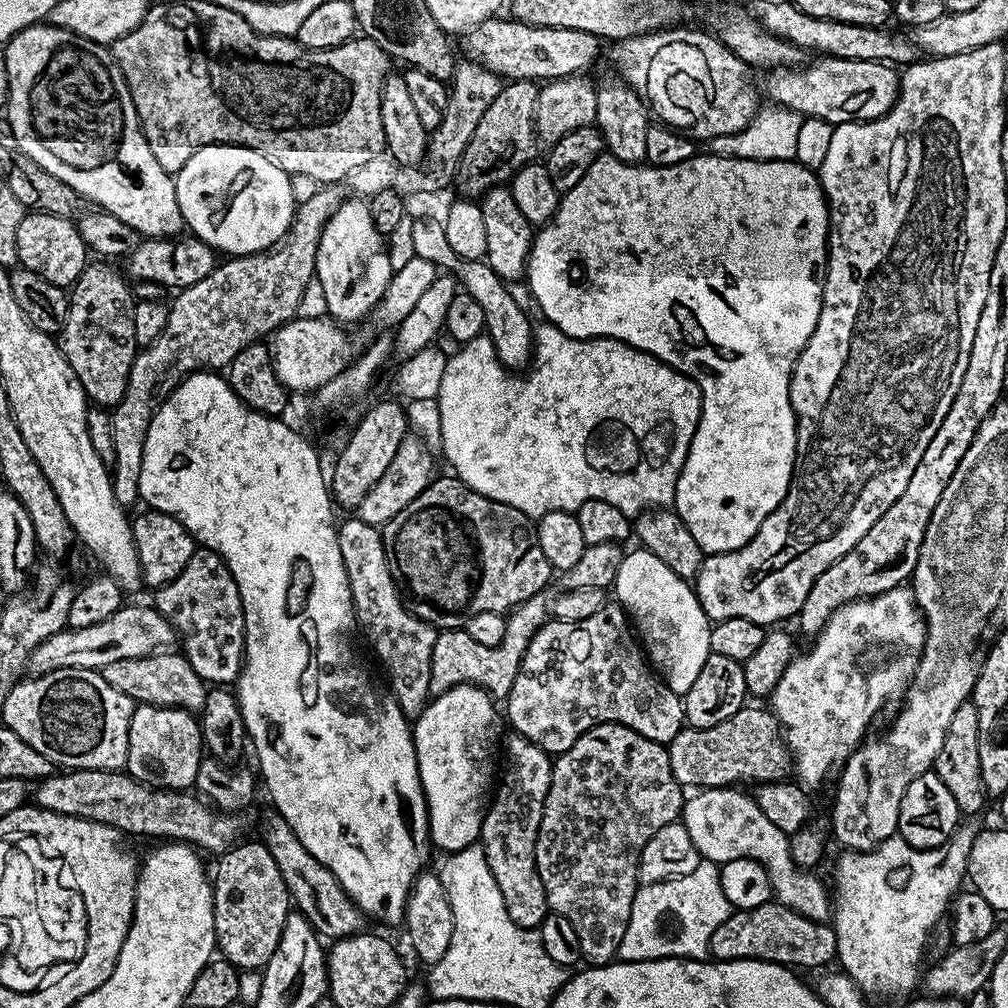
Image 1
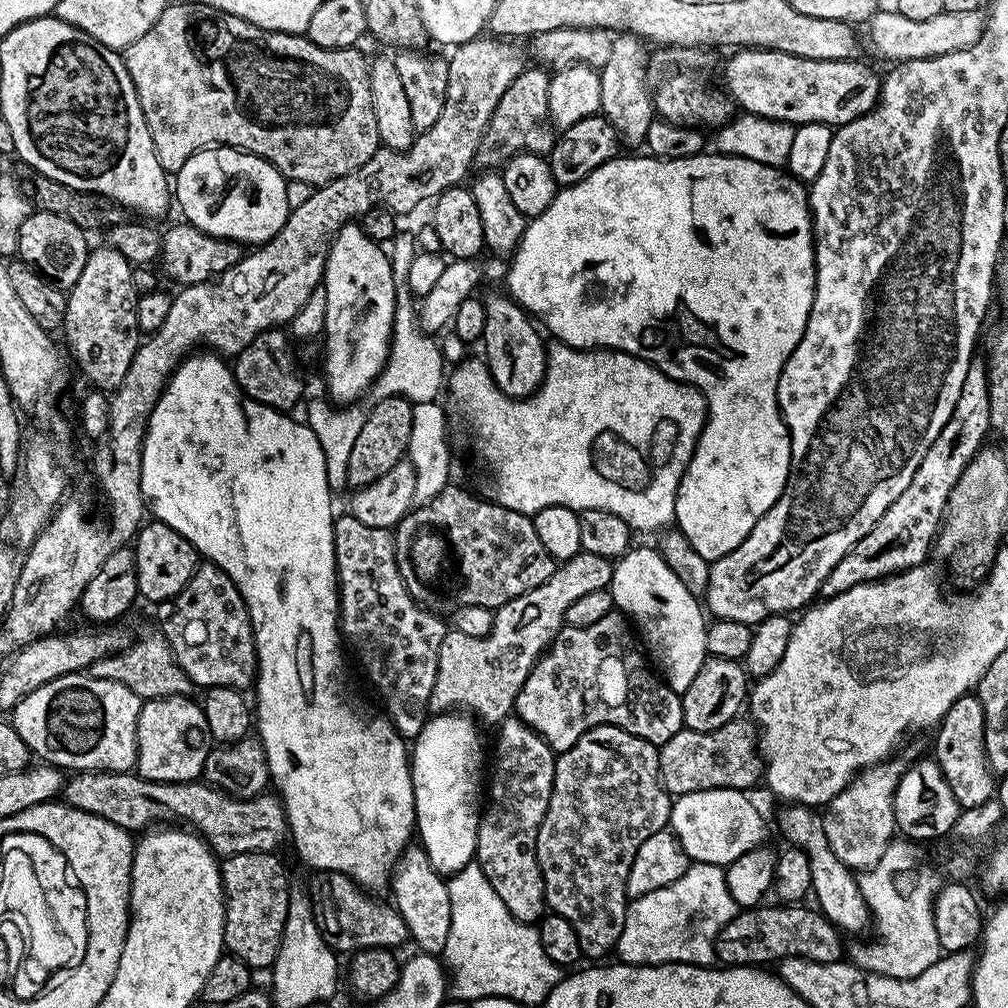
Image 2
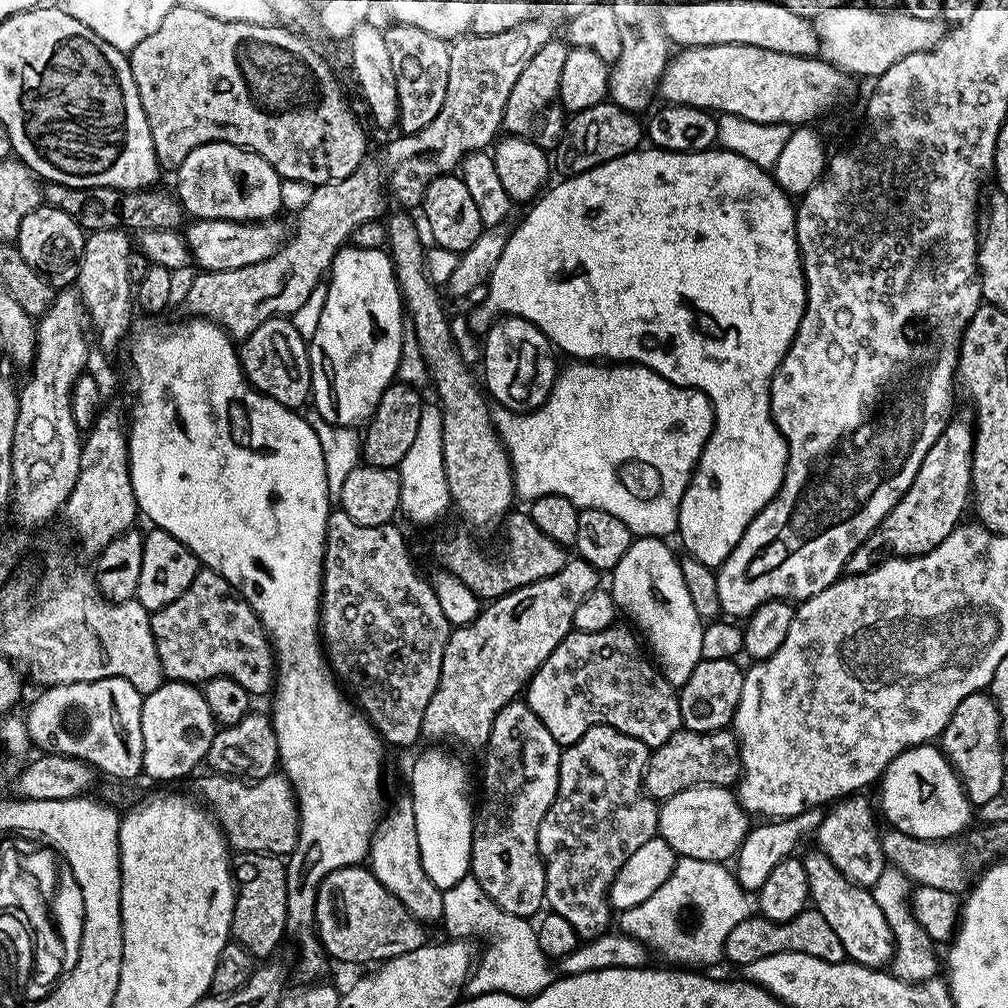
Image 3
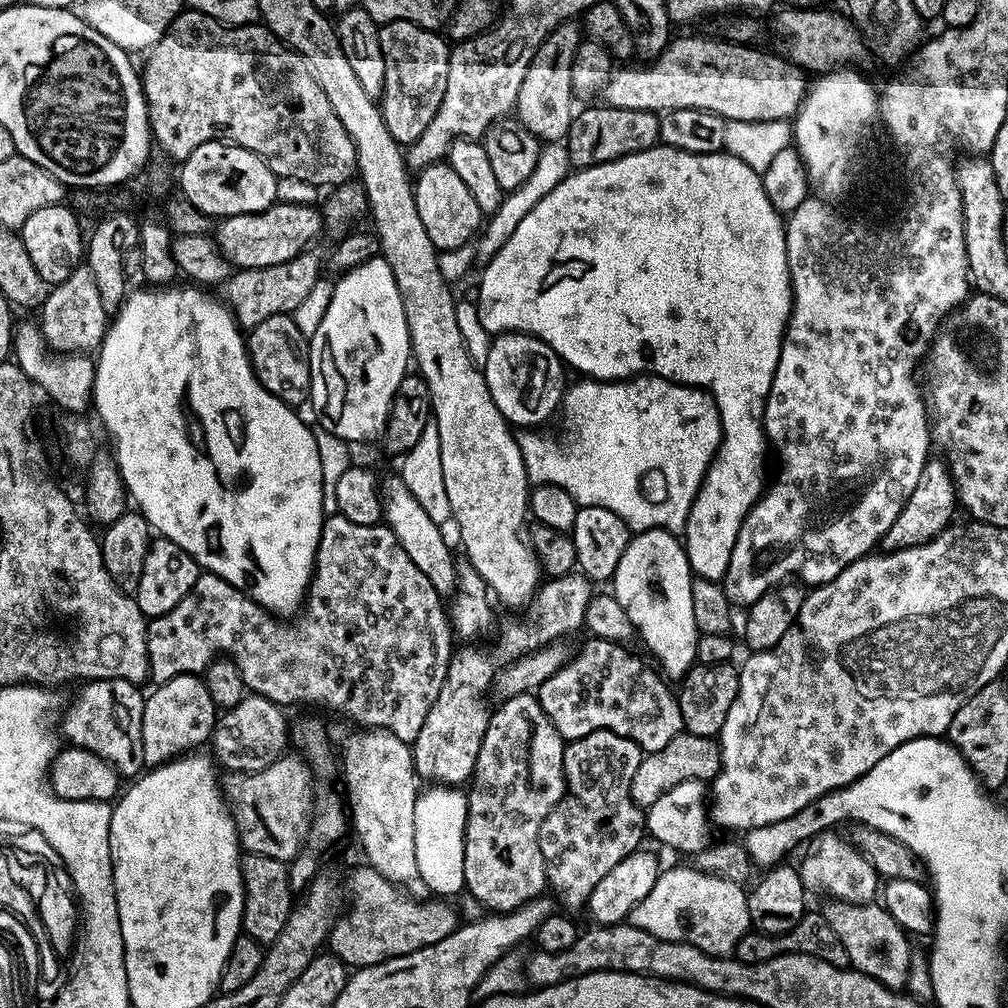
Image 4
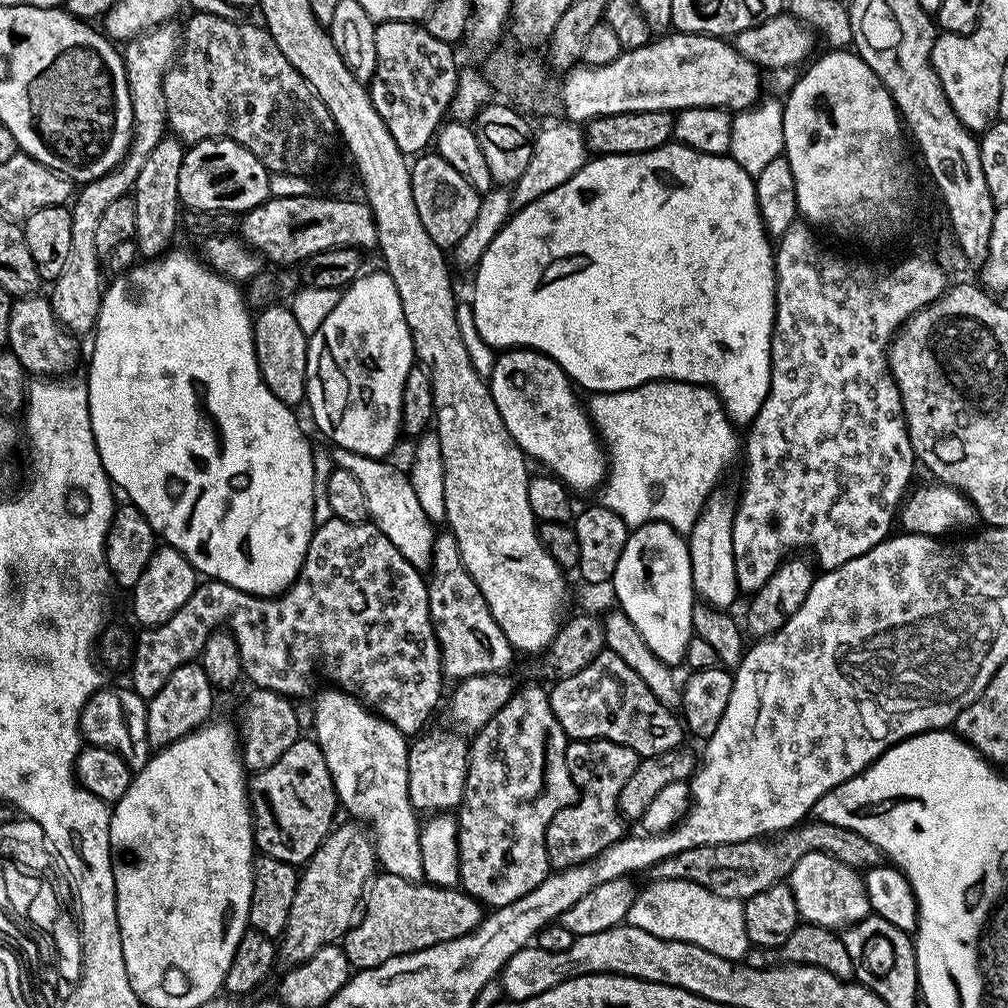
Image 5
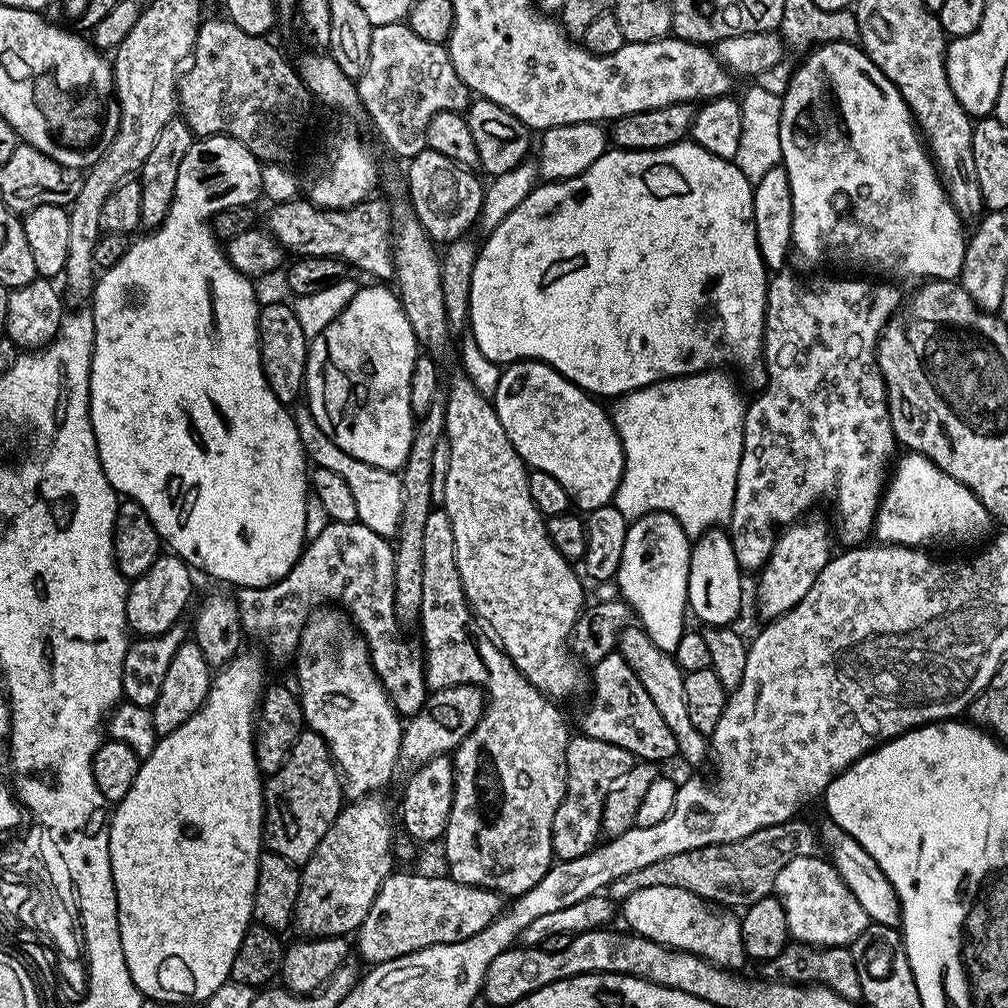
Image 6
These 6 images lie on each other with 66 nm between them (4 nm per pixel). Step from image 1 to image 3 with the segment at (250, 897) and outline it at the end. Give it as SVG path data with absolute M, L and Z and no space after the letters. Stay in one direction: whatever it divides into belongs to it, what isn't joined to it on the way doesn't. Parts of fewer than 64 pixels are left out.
M237 852L231 857L236 901L232 915L231 939L240 944L257 961L275 957L280 939L284 940L290 923L288 904L288 869L279 856L265 852Z

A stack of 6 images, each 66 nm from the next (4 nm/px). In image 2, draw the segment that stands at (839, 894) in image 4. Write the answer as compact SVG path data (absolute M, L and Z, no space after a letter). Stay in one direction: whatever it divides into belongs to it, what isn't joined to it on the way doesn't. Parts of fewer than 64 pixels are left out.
M896 759L881 760L871 768L863 768L823 809L826 842L830 842L830 850L848 868L874 867L886 852L889 841L897 835L896 787L906 764Z

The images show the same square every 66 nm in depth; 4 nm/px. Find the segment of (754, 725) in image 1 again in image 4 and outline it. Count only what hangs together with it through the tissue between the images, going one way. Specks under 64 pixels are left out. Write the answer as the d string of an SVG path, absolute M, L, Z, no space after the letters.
M683 731L674 738L670 738L670 742L662 746L662 750L649 752L641 759L638 770L634 770L630 794L632 801L646 810L654 802L658 802L662 794L674 790L678 782L690 782L691 780L711 782L718 773L720 773L719 743L713 737Z

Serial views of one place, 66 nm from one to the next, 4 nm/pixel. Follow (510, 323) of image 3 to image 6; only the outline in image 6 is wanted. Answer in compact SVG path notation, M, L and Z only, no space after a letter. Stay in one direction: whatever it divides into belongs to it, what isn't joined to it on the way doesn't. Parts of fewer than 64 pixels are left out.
M518 360L515 364L507 365L501 371L494 403L498 422L502 422L506 438L510 438L514 450L524 459L525 465L529 469L551 474L581 513L593 512L615 501L624 473L624 451L609 409L600 405L603 403L597 402L577 384L571 384L557 368L551 368L542 360Z

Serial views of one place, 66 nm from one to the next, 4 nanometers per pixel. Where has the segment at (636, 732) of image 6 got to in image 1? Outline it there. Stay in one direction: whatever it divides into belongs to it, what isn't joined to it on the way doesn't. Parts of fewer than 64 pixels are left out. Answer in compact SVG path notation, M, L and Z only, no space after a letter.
M616 602L605 603L604 607L590 614L590 618L582 618L578 622L552 618L539 628L528 643L518 678L514 678L506 704L506 720L516 727L513 728L515 735L524 736L549 754L570 750L570 746L574 746L582 734L599 724L621 724L667 746L685 723L683 699L675 696L667 683L650 667L630 627L627 611Z

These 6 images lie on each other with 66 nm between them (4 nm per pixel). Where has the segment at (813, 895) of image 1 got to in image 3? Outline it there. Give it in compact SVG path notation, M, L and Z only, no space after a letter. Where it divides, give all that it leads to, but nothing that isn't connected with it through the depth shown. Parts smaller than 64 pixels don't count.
M699 784L693 788L674 794L669 800L659 805L660 826L659 835L676 851L677 857L698 858L699 860L714 860L728 862L739 852L750 827L749 813L741 806L737 793L718 784Z

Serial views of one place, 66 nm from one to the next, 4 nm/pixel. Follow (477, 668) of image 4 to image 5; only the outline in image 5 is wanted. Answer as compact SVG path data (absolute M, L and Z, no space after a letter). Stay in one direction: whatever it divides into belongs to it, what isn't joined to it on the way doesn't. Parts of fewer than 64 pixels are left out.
M429 731L423 737L424 741L420 741L420 738L413 739L408 749L408 793L410 802L417 813L451 813L459 809L464 797L470 744L467 739L461 738L455 731L447 731L432 733Z

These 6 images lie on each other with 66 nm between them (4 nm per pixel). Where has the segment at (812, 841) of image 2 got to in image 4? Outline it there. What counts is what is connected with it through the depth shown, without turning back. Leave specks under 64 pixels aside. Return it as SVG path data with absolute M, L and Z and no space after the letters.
M832 902L829 905L828 909L823 909L822 914L830 922L834 934L838 934L838 942L842 942L842 946L846 946L849 965L862 974L876 979L884 987L895 990L903 989L908 983L908 971L914 961L914 954L912 954L911 946L908 945L909 935L901 928L900 924L894 922L892 915L876 902L871 904Z

